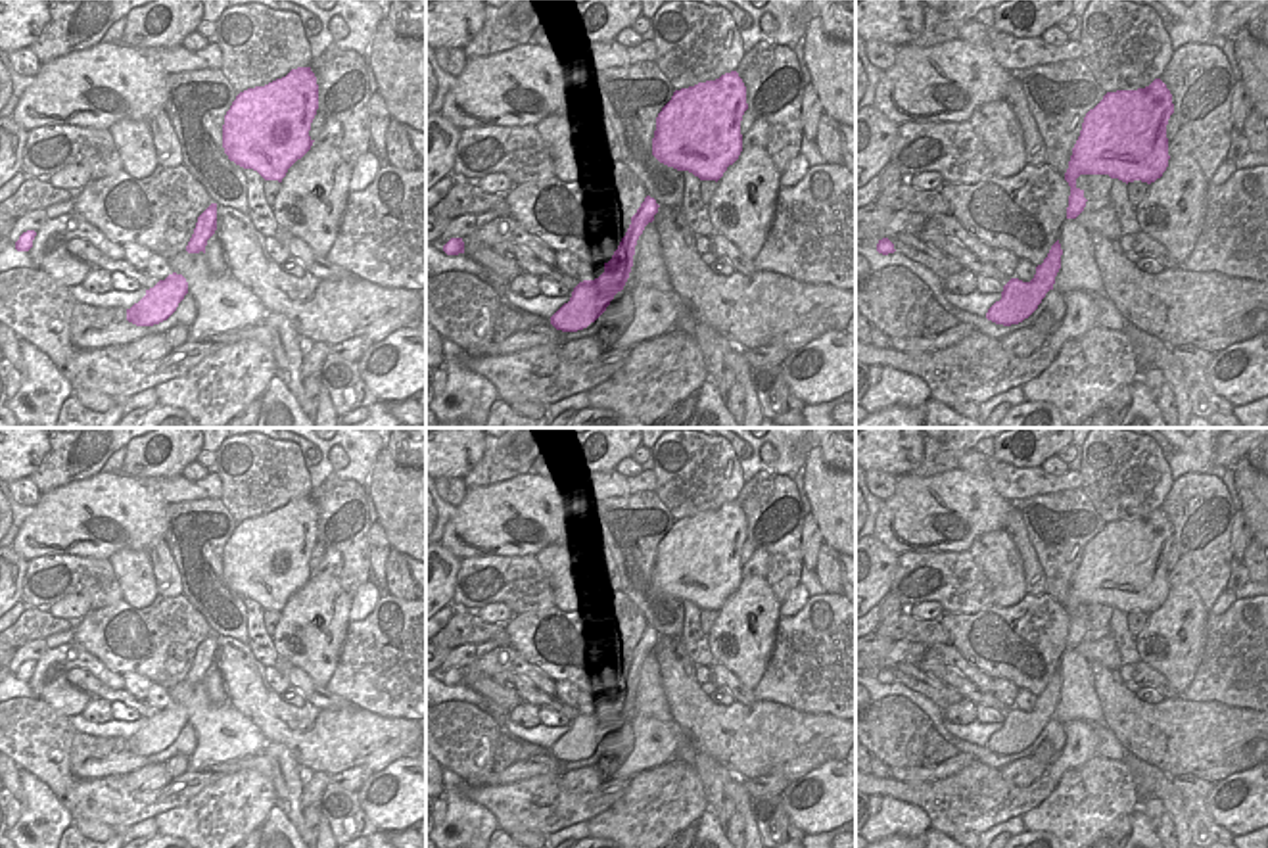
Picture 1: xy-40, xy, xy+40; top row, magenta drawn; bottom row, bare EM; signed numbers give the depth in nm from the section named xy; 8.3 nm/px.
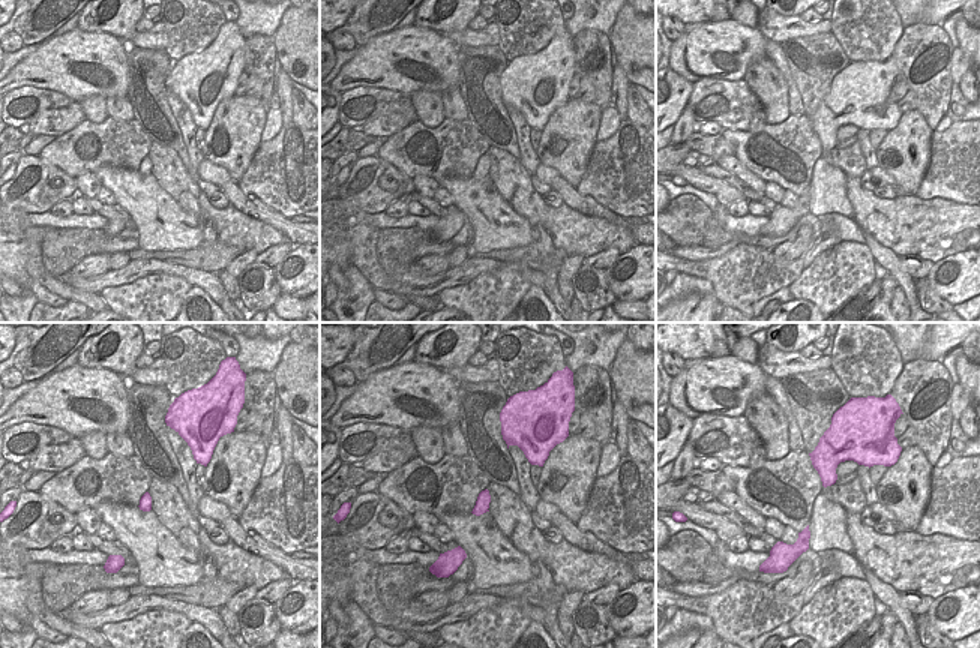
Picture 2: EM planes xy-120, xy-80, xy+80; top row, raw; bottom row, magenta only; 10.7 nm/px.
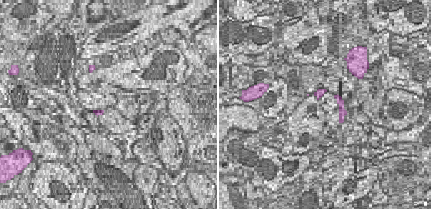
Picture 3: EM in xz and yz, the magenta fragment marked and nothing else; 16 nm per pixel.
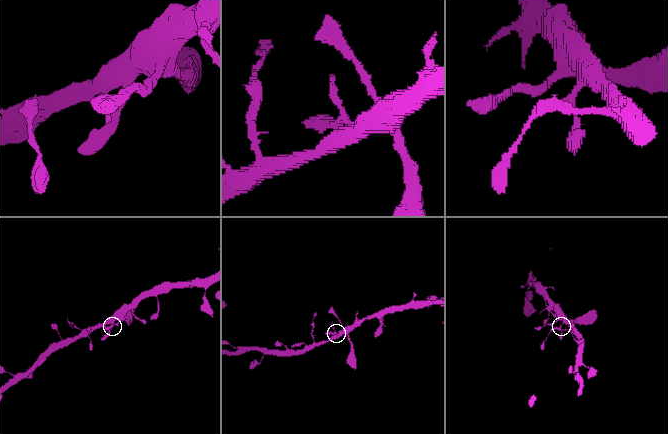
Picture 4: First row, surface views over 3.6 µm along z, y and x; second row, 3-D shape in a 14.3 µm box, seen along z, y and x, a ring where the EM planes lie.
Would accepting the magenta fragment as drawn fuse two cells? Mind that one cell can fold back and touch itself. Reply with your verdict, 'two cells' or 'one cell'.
one cell

